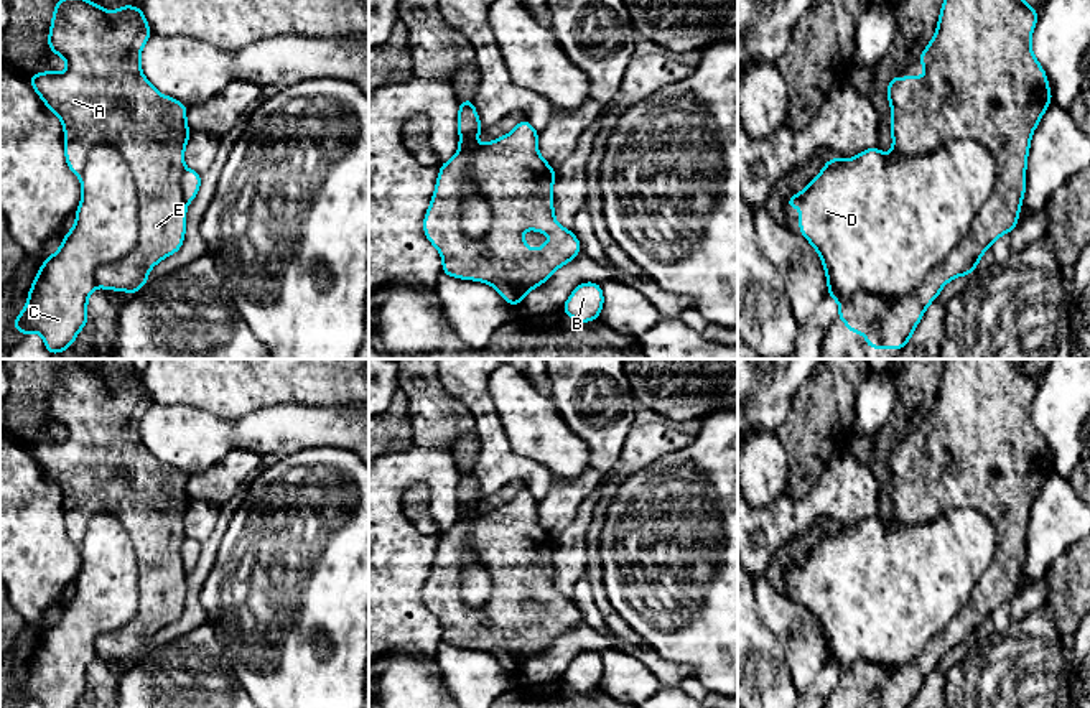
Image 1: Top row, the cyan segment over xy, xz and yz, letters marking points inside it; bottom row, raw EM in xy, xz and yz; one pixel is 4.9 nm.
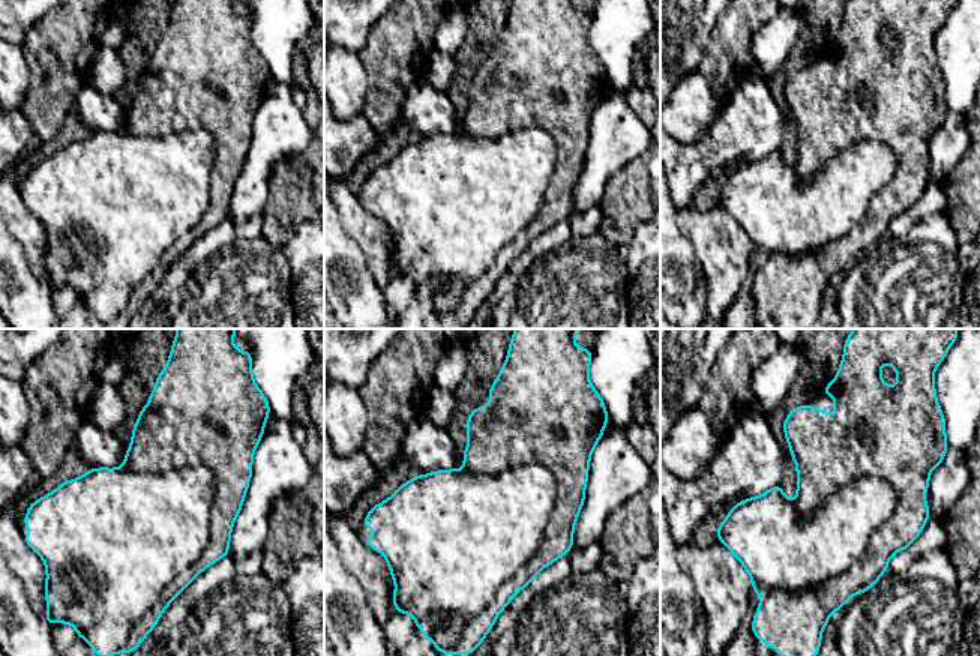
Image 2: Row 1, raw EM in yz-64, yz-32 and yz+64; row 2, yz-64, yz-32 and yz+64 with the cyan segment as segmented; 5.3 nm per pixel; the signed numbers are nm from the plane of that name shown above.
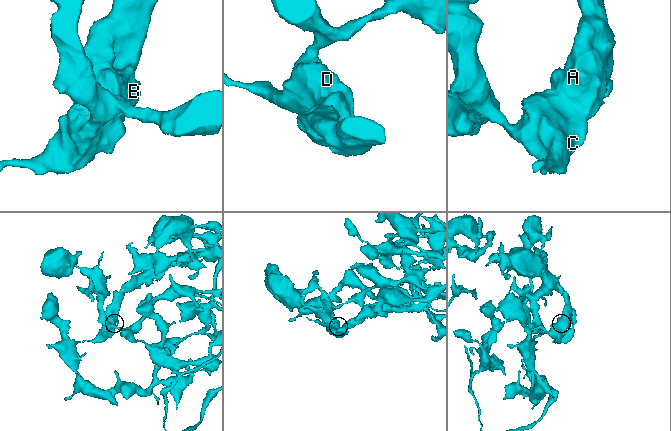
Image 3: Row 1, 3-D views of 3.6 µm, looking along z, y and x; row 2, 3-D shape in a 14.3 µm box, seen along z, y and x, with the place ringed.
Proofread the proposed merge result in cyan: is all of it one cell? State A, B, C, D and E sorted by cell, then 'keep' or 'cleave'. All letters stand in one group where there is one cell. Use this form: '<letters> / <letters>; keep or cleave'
A E / B C D; cleave

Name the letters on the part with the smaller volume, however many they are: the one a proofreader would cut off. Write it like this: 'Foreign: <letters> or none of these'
Foreign: A, E

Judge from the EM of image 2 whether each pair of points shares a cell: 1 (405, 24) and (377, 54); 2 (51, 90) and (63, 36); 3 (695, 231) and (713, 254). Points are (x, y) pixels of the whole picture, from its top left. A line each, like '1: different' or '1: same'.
1: same
2: same
3: same

